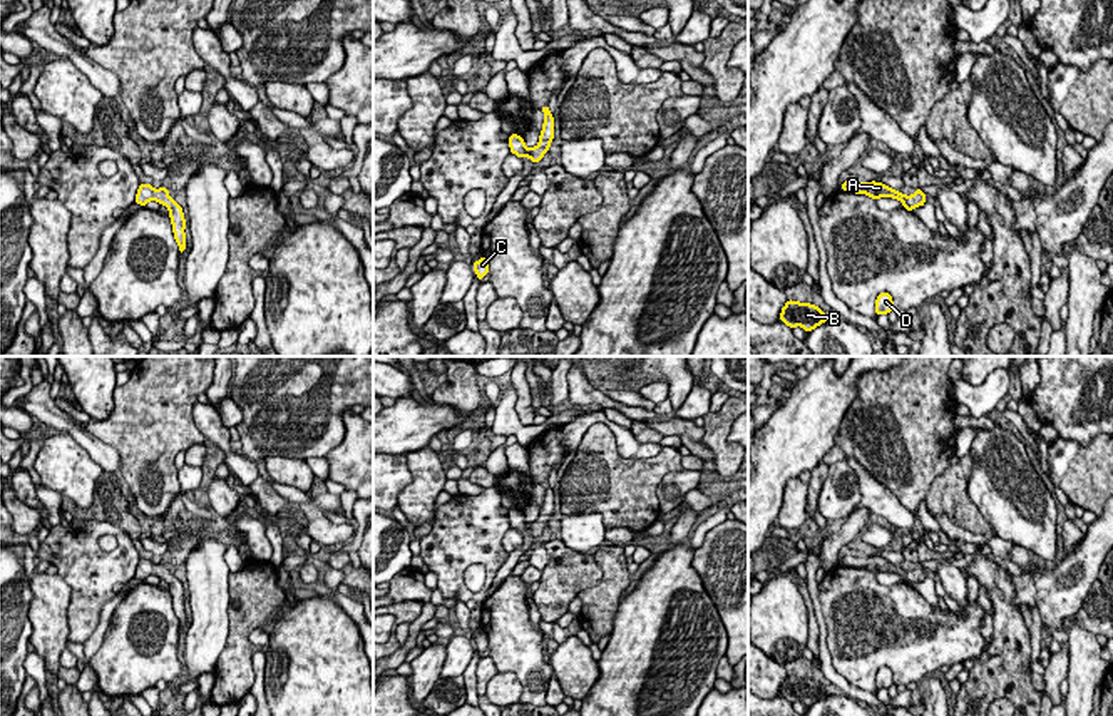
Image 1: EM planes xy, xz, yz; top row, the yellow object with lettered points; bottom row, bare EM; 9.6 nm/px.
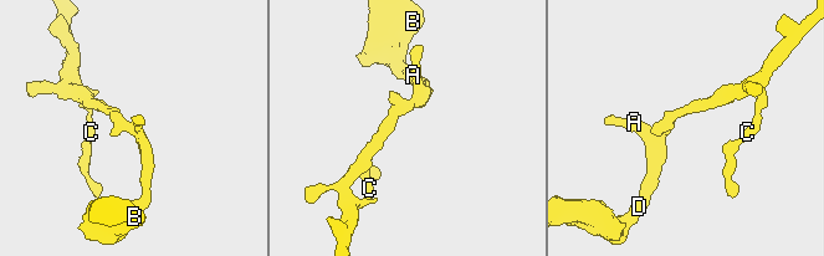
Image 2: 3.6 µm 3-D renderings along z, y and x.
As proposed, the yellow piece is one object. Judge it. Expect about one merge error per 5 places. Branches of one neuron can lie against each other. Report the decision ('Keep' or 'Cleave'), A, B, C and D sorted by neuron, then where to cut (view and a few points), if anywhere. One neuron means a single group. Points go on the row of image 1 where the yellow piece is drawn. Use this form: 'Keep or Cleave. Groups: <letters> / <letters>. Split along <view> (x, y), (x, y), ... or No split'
Keep. Groups: A B C D. No split

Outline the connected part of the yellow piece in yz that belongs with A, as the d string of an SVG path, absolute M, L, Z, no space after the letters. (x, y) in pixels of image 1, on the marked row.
M847 179L842 186L842 191L847 192L857 192L857 194L867 194L872 199L879 199L879 197L894 197L899 199L904 204L904 209L910 211L914 207L924 206L926 204L926 194L922 192L922 189L916 189L916 192L912 196L905 196L900 194L899 191L890 189L889 186L882 184L882 182L854 182L850 179Z

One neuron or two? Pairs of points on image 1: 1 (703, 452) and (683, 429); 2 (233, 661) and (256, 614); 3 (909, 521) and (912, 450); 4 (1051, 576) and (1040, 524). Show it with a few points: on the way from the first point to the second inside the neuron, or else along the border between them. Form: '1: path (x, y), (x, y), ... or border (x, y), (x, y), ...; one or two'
1: path (698, 447), (688, 434); one
2: path (238, 649), (238, 633), (245, 626); one
3: border (881, 484), (914, 514); two
4: border (1043, 562), (1053, 564); two

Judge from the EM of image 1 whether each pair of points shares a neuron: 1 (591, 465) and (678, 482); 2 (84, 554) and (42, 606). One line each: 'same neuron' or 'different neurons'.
1: different neurons
2: different neurons

